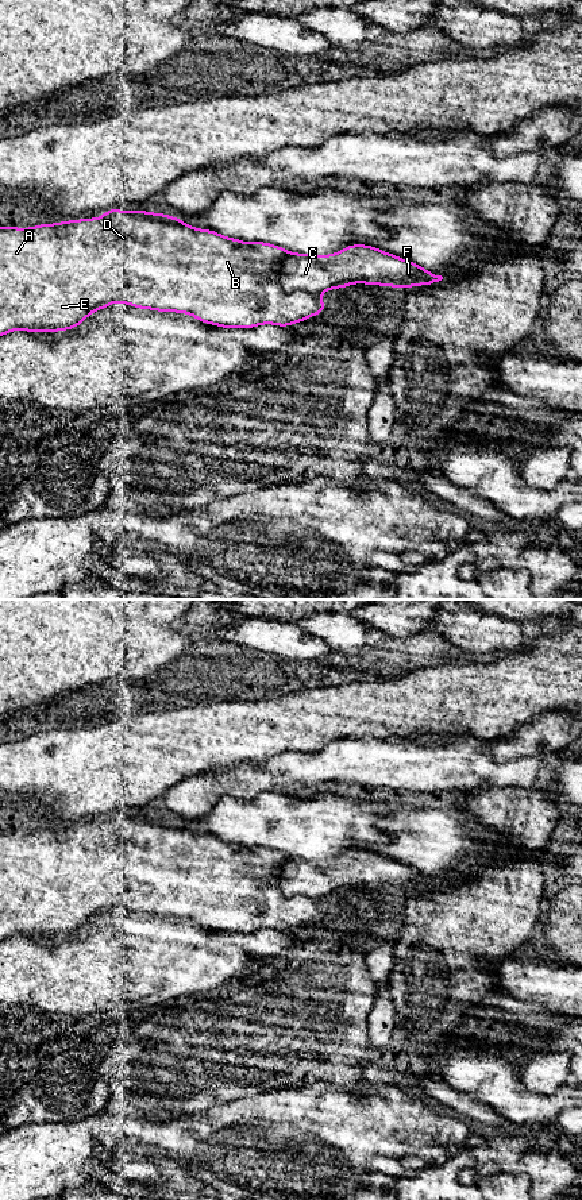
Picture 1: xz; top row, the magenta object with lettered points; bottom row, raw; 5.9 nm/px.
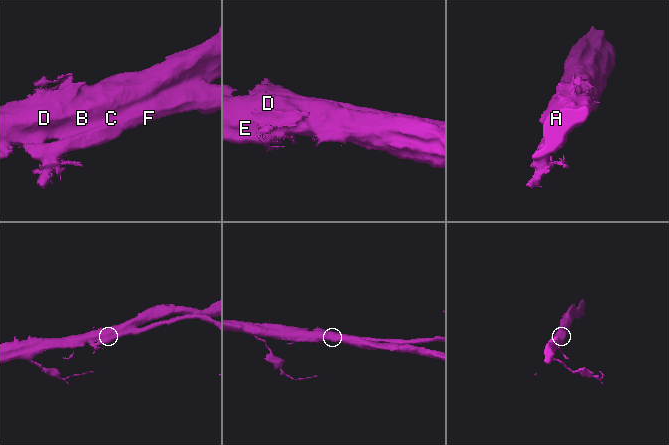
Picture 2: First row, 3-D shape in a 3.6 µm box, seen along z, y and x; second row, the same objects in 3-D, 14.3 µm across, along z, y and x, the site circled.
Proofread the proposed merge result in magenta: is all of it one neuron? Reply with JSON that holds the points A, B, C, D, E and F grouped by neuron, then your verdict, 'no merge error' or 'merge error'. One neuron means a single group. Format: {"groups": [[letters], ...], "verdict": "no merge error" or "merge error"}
{"groups": [["A", "B", "C", "D", "E", "F"]], "verdict": "no merge error"}

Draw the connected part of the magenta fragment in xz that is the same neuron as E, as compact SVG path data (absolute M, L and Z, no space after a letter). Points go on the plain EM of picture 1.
M112 813L104 817L100 823L77 823L55 829L41 829L32 833L0 831L0 941L7 939L15 934L46 938L73 934L80 930L90 918L104 914L112 907L124 907L135 912L153 914L159 917L188 918L203 927L219 930L221 933L254 933L259 929L288 931L290 929L305 926L311 921L323 918L327 912L319 899L334 892L343 894L352 888L367 888L405 894L419 890L435 890L442 884L442 880L432 879L416 868L401 864L393 858L383 857L382 854L370 852L367 849L351 849L332 860L296 858L285 856L280 850L265 846L246 848L234 842L226 842L211 834L197 834L185 829L181 823L166 821L165 818L150 818L147 815L135 815L130 818Z

